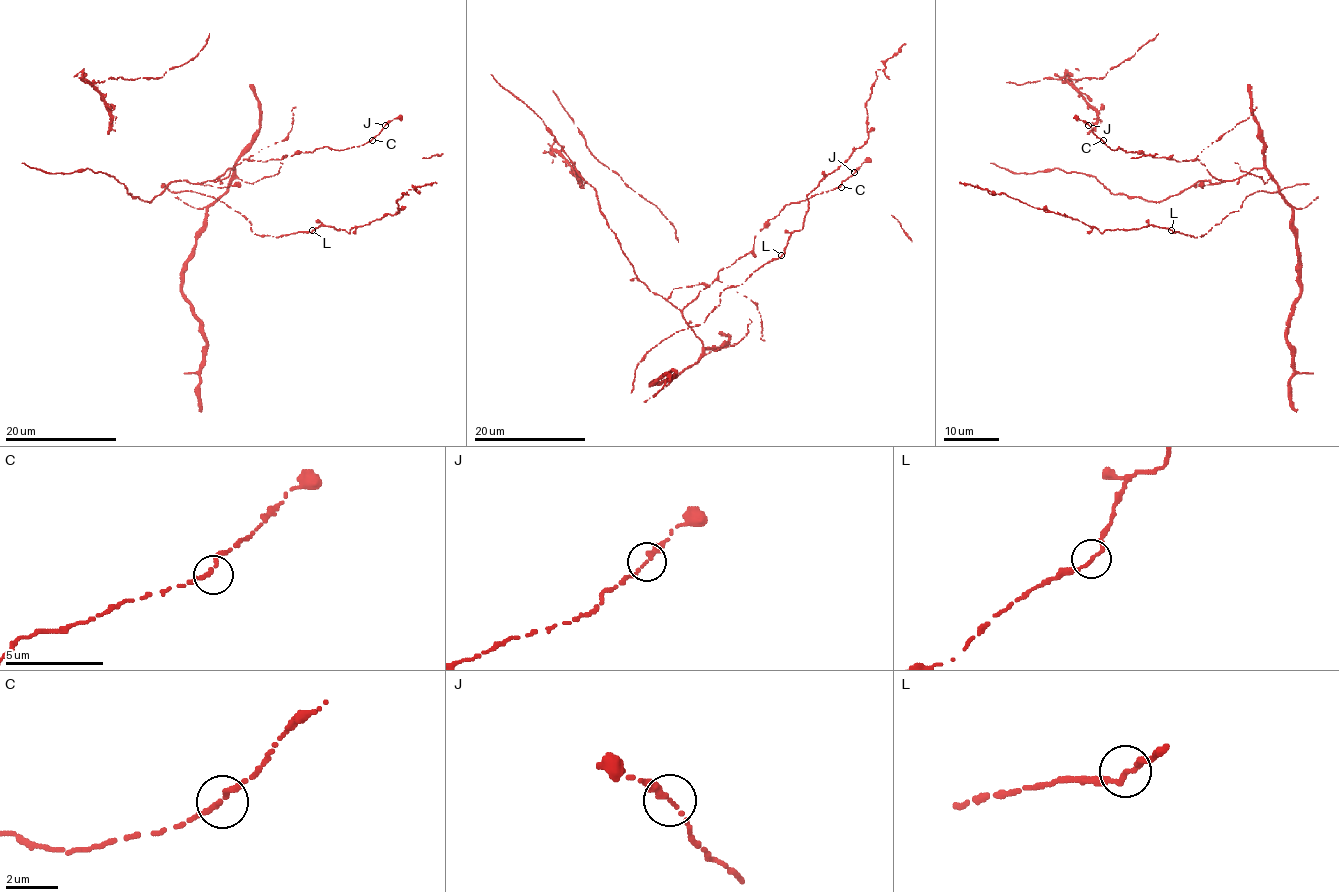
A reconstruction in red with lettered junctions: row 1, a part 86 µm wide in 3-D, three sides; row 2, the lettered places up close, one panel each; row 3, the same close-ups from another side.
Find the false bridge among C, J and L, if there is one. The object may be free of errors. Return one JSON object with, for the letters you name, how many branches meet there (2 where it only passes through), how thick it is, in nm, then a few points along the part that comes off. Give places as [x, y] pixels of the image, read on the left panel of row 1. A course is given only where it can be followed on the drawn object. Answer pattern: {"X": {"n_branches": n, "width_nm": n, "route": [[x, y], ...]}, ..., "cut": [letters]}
{"cut": []}

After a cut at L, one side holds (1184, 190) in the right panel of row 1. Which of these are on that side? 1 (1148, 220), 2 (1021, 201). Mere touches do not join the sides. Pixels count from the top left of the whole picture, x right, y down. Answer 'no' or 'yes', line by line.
1: no
2: no

